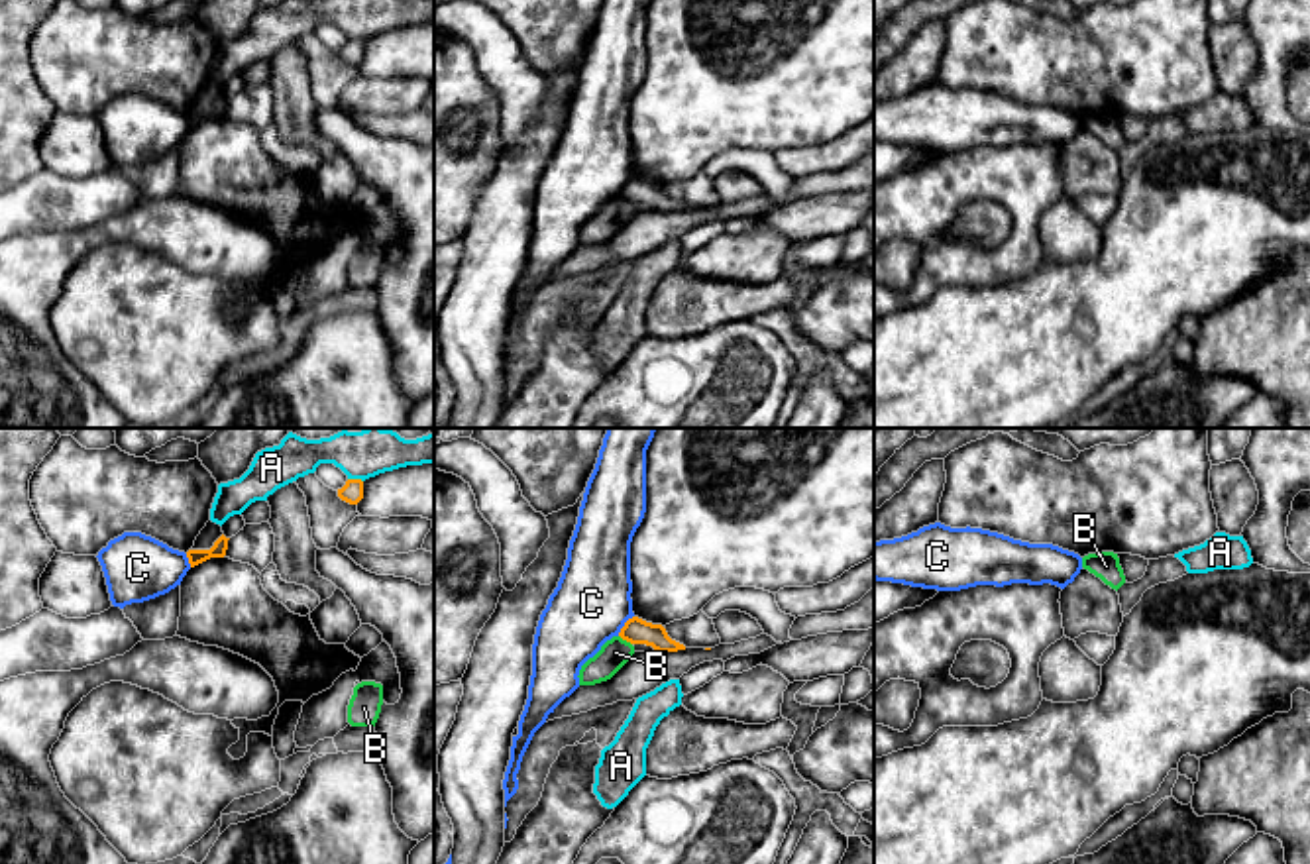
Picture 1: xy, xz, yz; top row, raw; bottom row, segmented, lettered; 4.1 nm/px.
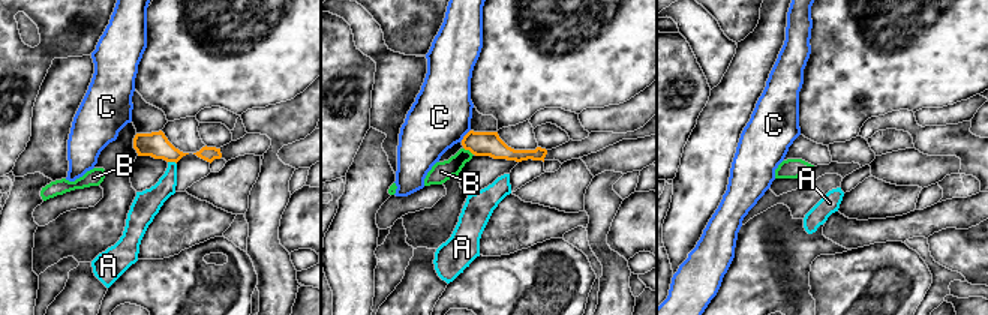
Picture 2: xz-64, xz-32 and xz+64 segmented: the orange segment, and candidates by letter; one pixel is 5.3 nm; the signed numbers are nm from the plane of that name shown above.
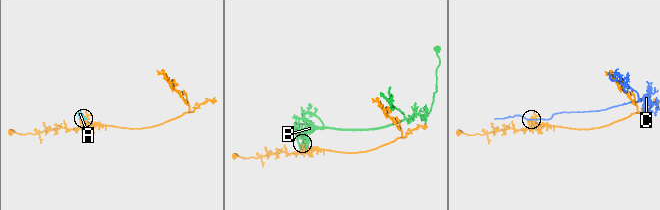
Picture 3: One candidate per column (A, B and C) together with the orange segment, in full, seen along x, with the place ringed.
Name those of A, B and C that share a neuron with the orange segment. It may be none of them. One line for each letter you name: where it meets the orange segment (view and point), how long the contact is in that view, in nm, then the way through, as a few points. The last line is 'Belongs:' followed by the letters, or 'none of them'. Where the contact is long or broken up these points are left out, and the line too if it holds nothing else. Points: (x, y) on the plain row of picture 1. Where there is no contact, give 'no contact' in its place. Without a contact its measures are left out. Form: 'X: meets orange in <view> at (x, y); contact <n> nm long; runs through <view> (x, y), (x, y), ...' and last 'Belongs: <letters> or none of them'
Belongs: none of them

